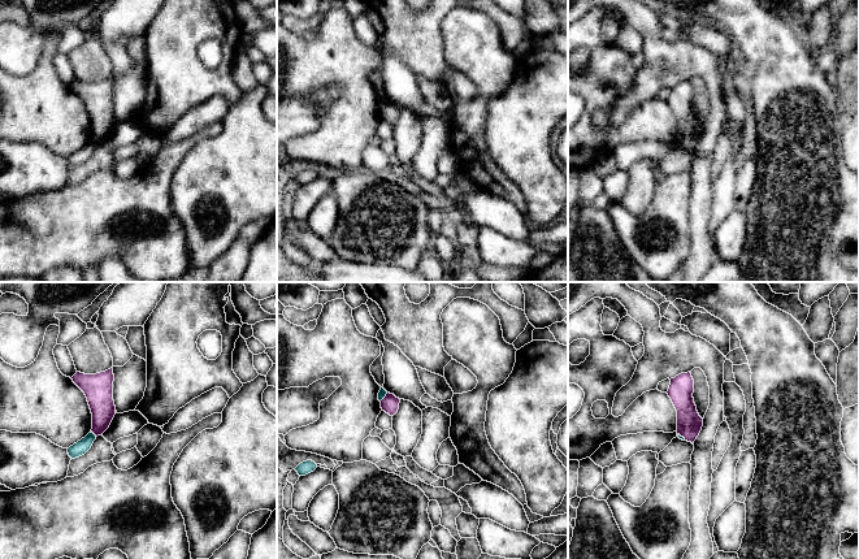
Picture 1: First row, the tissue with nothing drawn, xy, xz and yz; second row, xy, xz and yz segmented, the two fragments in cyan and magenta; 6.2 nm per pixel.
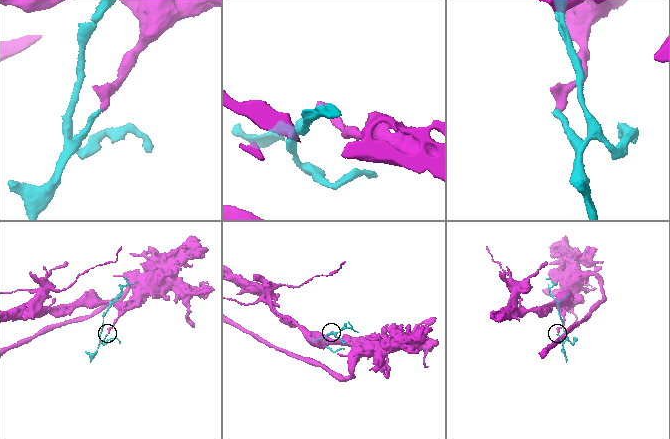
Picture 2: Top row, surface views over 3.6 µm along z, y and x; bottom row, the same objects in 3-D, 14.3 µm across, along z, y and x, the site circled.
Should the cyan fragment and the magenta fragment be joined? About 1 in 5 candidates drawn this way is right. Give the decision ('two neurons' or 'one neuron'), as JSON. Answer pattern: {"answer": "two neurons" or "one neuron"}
{"answer": "two neurons"}

